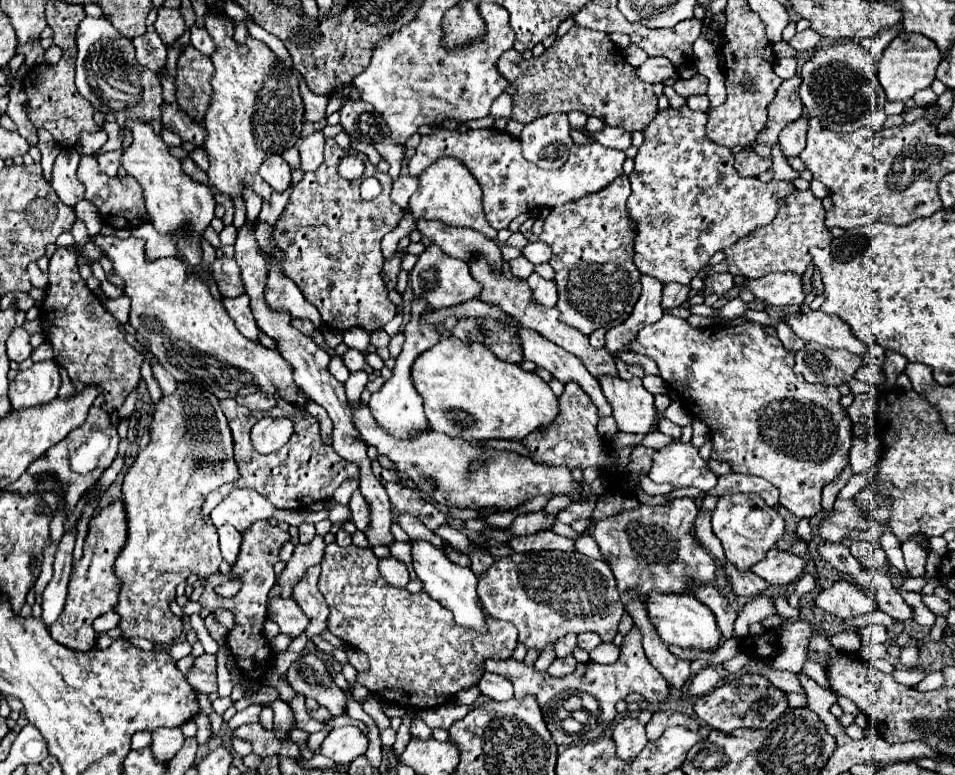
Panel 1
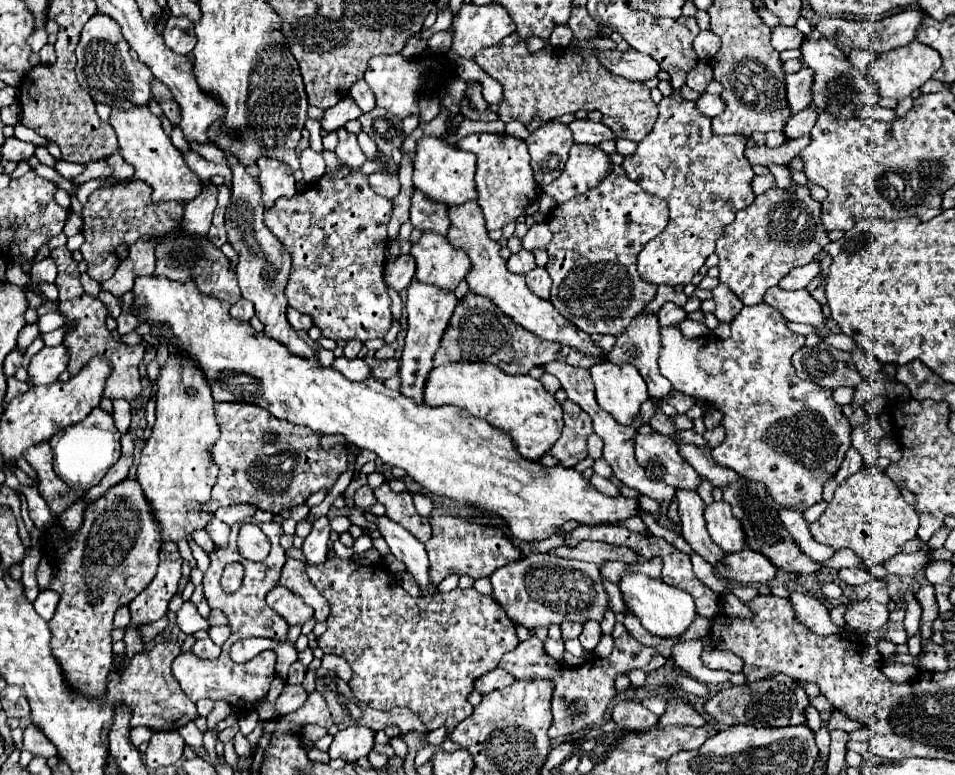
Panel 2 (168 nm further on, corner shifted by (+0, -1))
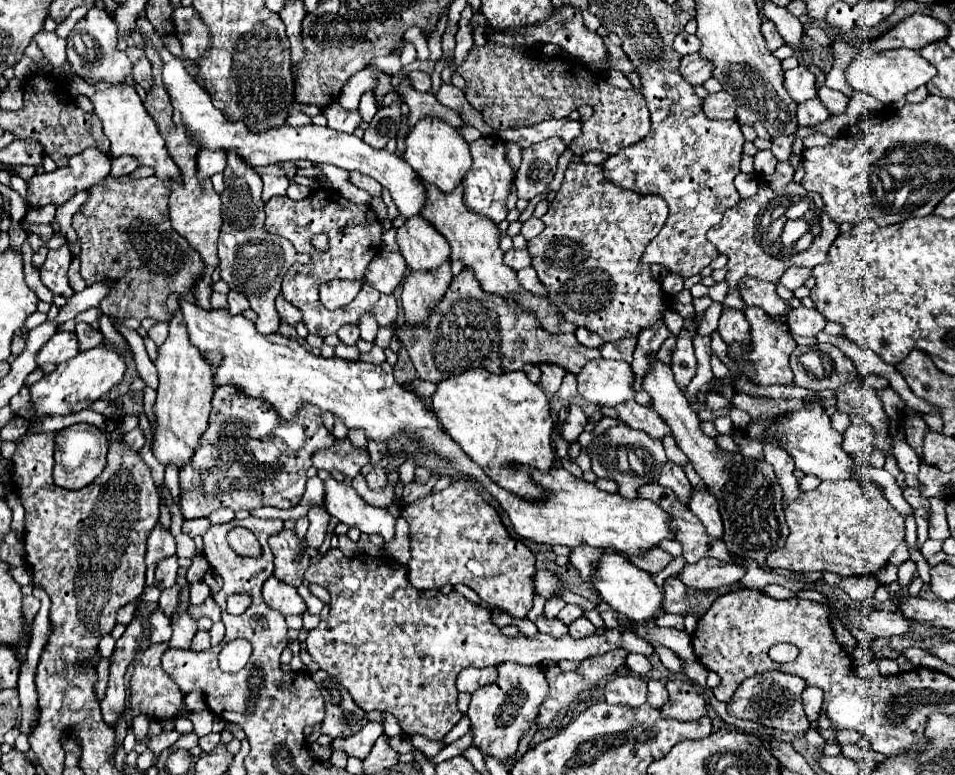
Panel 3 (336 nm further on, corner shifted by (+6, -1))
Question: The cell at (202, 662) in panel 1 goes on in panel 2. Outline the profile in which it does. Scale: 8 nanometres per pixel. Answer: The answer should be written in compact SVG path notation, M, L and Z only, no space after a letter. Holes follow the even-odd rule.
M206 636L206 638L202 638L202 640L196 640L196 644L192 646L192 652L194 652L196 656L200 656L200 658L212 660L212 658L220 656L220 646L216 646L210 636Z

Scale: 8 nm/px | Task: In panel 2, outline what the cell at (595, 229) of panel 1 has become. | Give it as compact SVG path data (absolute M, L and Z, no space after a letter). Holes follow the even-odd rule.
M614 166L612 172L608 172L608 176L596 188L590 188L588 194L580 194L564 204L558 204L546 220L554 234L546 246L550 258L546 270L552 278L550 302L566 320L588 334L620 336L630 320L634 320L656 296L656 286L648 284L636 272L636 256L652 238L656 238L668 226L666 200L644 192L636 182L626 178L622 166Z

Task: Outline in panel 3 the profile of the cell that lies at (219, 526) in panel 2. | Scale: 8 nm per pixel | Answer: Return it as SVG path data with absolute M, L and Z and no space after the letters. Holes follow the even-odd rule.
M196 518L196 520L184 520L182 532L186 532L192 538L196 538L196 536L204 536L208 528L210 528L210 520L208 518Z

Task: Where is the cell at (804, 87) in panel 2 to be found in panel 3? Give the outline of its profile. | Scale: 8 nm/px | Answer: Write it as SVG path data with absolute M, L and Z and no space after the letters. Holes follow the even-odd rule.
M798 66L794 70L784 72L784 86L788 90L788 94L800 104L804 100L810 100L816 96L816 80L814 74L806 68L806 66Z

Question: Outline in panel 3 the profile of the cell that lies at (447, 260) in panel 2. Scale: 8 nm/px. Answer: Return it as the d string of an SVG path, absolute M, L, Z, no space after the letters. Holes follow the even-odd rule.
M410 218L396 234L406 264L414 272L434 272L450 260L448 240L424 218Z

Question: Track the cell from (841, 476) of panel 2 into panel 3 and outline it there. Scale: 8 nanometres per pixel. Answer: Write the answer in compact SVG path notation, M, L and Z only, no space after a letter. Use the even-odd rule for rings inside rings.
M858 424L858 426L848 426L844 432L844 442L842 450L850 456L868 456L870 450L874 448L874 428L870 424Z

